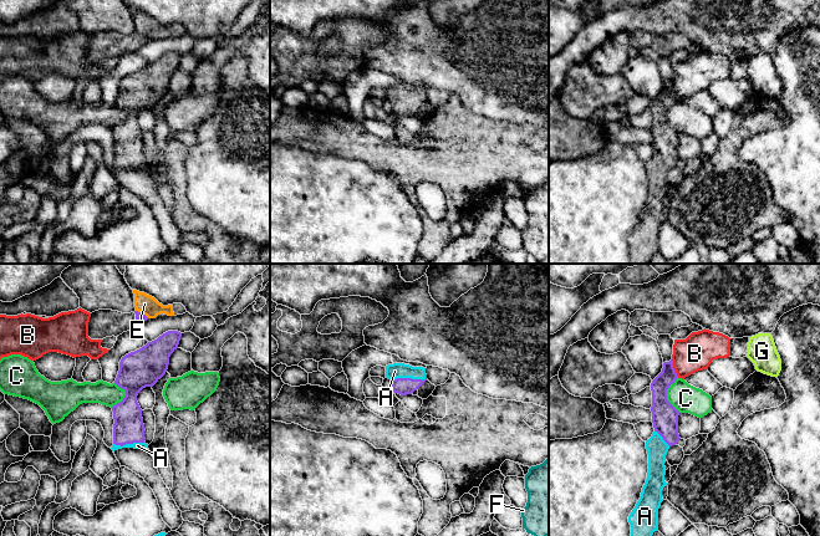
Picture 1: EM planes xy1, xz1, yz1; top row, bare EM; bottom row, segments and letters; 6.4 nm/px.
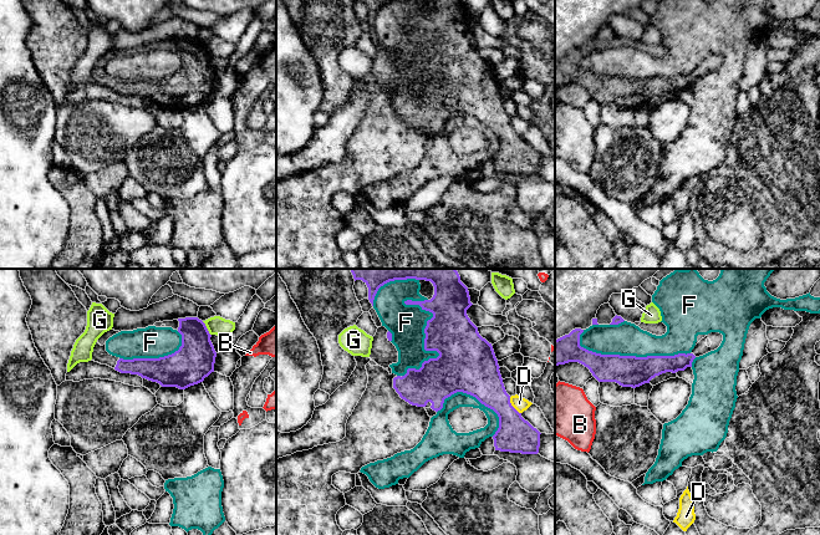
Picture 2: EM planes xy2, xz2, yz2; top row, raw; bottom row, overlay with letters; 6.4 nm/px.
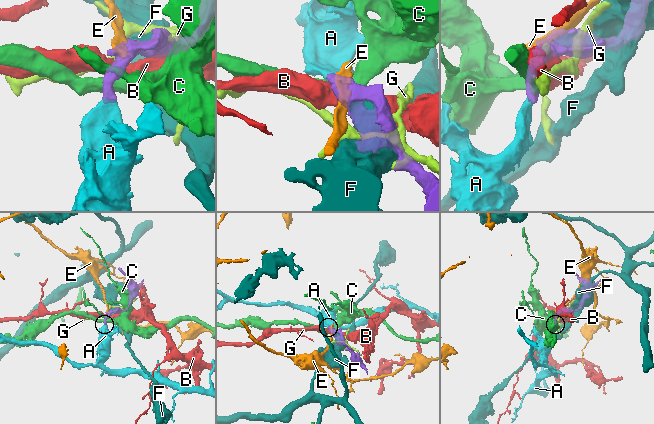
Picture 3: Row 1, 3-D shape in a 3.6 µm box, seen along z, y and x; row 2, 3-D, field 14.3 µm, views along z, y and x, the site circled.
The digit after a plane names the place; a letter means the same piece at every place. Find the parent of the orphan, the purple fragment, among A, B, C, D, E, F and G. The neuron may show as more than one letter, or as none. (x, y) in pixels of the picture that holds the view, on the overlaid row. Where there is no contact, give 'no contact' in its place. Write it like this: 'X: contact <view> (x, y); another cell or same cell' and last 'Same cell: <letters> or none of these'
A: contact xz1 (410, 378); same cell
B: contact yz1 (673, 368); another cell
C: contact yz1 (666, 394); another cell
D: contact xz2 (512, 406); another cell
E: contact xy1 (142, 314); another cell
F: contact xz2 (424, 332); another cell
G: contact xy2 (207, 329); another cell
Same cell: A

